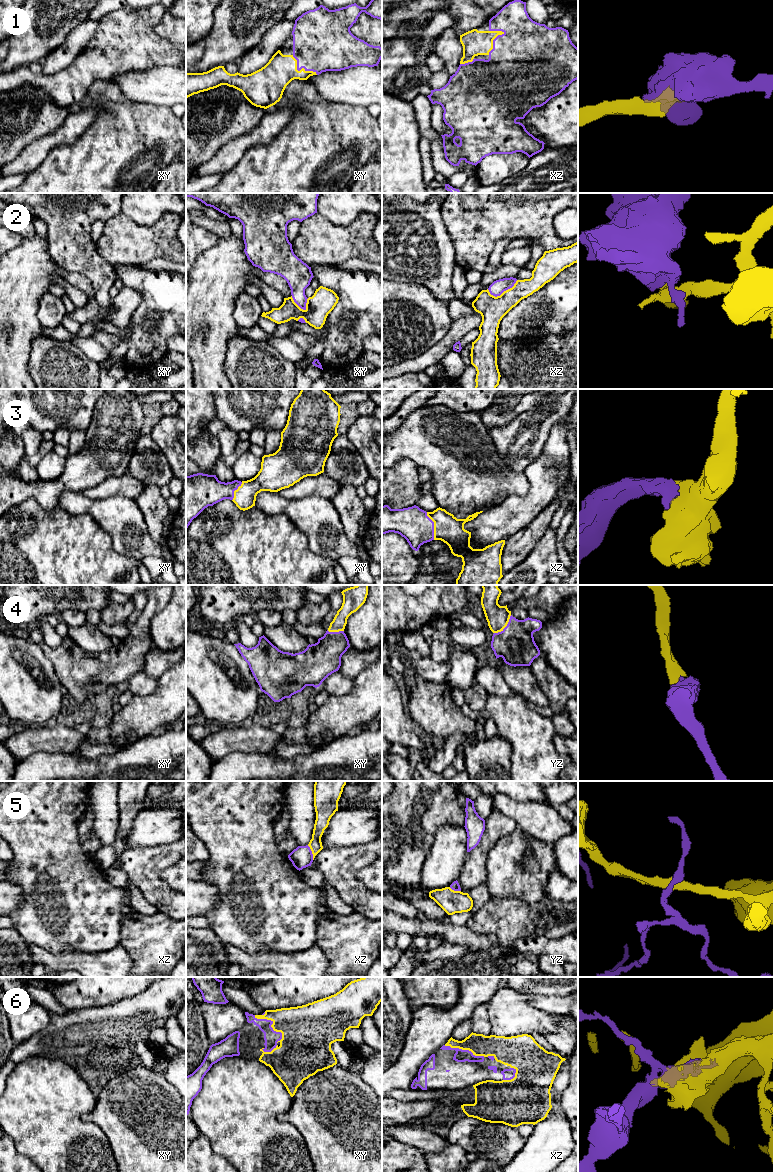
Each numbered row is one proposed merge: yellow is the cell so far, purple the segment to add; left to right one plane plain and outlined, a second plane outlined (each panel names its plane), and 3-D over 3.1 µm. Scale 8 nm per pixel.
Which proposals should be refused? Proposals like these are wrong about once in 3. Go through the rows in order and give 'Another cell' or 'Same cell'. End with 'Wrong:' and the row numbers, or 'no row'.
1: Same cell
2: Another cell
3: Same cell
4: Same cell
5: Another cell
6: Same cell
Wrong: 2, 5

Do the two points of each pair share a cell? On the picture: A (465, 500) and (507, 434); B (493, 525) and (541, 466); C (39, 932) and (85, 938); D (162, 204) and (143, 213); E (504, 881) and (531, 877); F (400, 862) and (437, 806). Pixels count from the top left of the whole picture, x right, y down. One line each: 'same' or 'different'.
A: different
B: same
C: same
D: same
E: same
F: same

